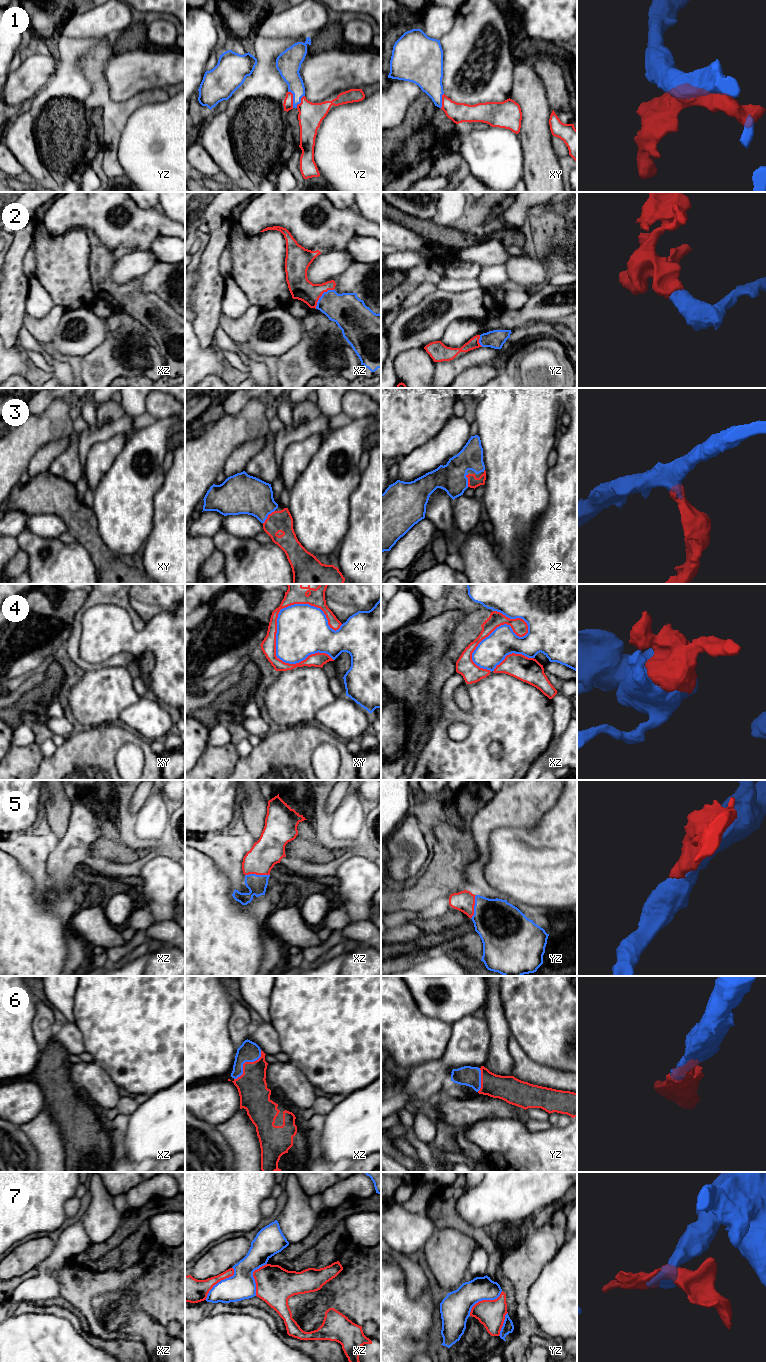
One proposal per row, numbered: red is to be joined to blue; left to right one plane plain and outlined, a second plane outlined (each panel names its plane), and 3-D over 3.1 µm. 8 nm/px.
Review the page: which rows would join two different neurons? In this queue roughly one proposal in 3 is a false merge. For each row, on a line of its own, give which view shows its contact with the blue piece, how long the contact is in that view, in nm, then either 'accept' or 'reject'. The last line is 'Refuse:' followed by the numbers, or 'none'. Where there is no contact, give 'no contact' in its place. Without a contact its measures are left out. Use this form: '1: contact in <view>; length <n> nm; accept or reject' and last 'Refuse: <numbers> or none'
1: contact in yz; length 140 nm; accept
2: contact in xz; length 220 nm; accept
3: contact in xy; length 140 nm; accept
4: contact in xy; length 600 nm; reject
5: contact in xz; length 200 nm; accept
6: contact in xz; length 320 nm; accept
7: contact in xz; length 340 nm; reject
Refuse: 4, 7

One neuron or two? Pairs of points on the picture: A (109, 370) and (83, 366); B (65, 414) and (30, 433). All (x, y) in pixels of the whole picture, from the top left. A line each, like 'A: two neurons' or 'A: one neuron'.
A: one neuron
B: one neuron

